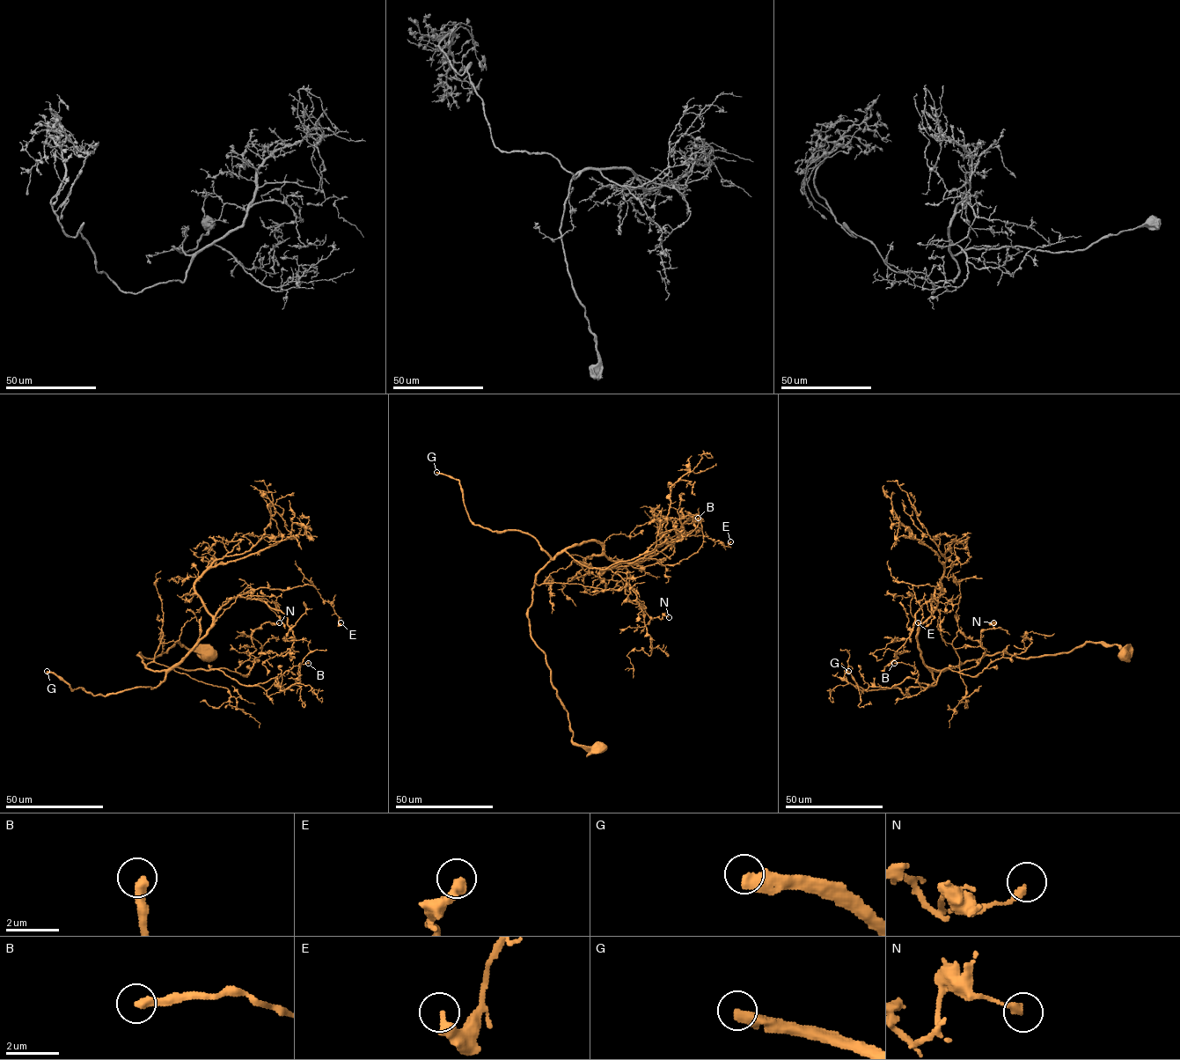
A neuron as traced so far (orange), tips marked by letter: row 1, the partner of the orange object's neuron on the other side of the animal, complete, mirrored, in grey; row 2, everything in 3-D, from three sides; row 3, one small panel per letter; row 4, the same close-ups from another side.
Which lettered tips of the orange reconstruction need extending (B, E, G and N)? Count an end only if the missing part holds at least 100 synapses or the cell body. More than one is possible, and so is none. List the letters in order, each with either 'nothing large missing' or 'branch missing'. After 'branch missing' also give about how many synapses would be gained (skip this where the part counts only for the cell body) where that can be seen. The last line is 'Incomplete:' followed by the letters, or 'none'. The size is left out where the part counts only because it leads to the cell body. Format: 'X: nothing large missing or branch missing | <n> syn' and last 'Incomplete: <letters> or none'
B: nothing large missing
E: nothing large missing
G: branch missing | 1000 syn
N: nothing large missing
Incomplete: G

